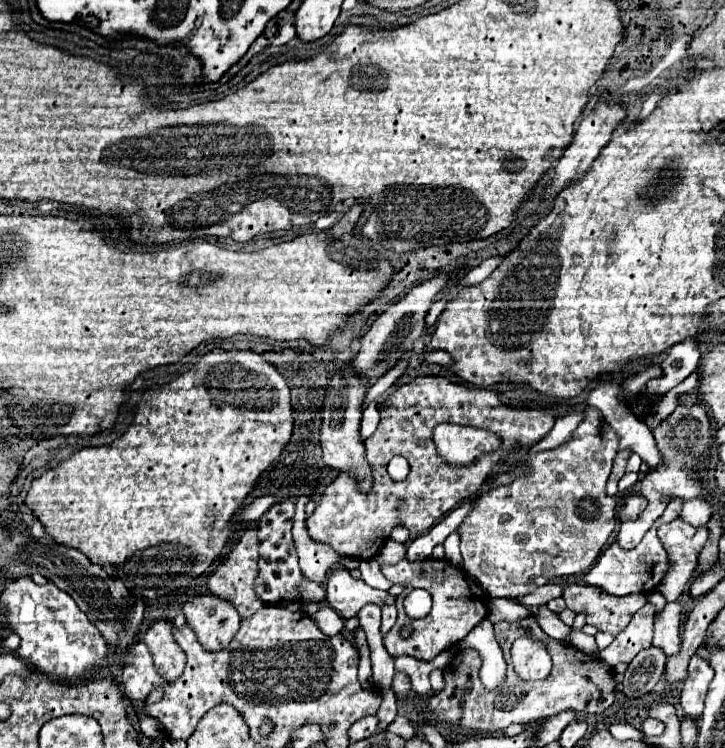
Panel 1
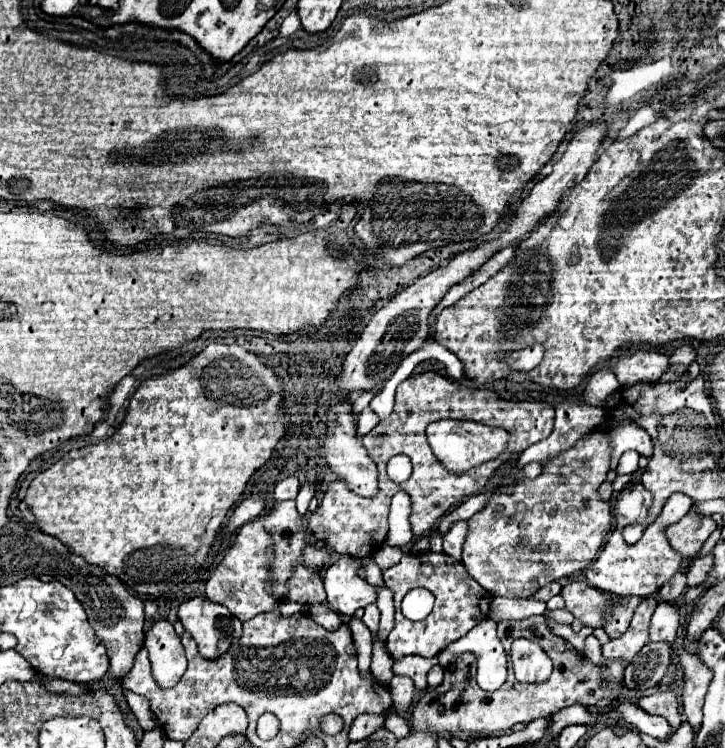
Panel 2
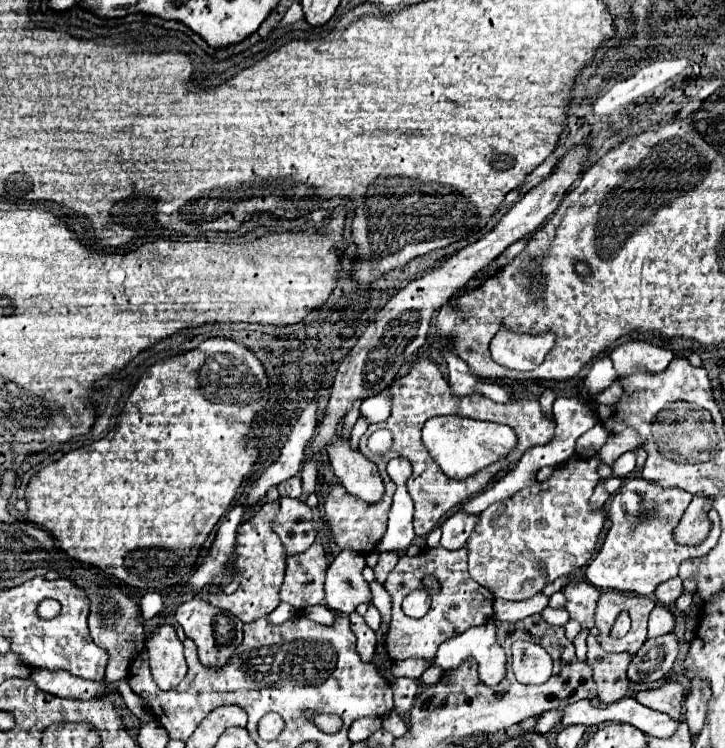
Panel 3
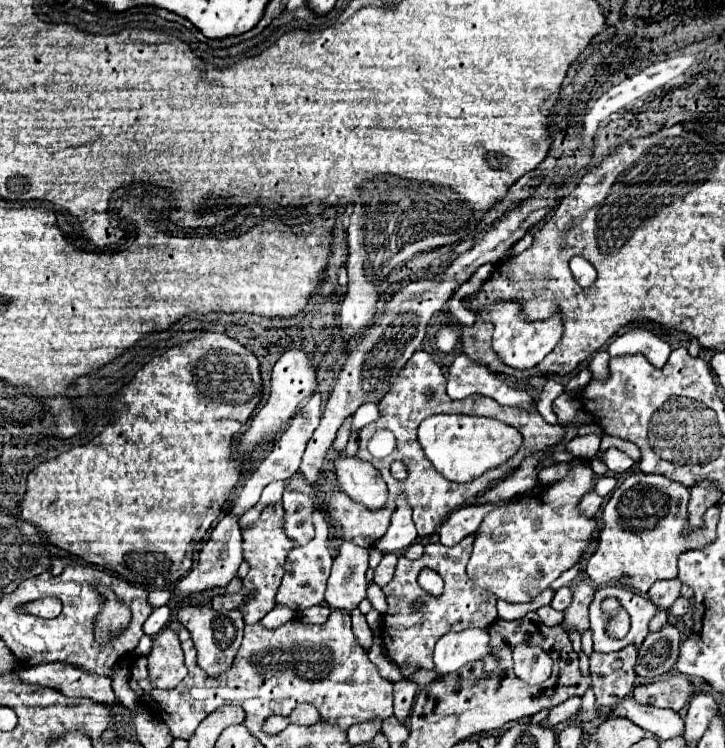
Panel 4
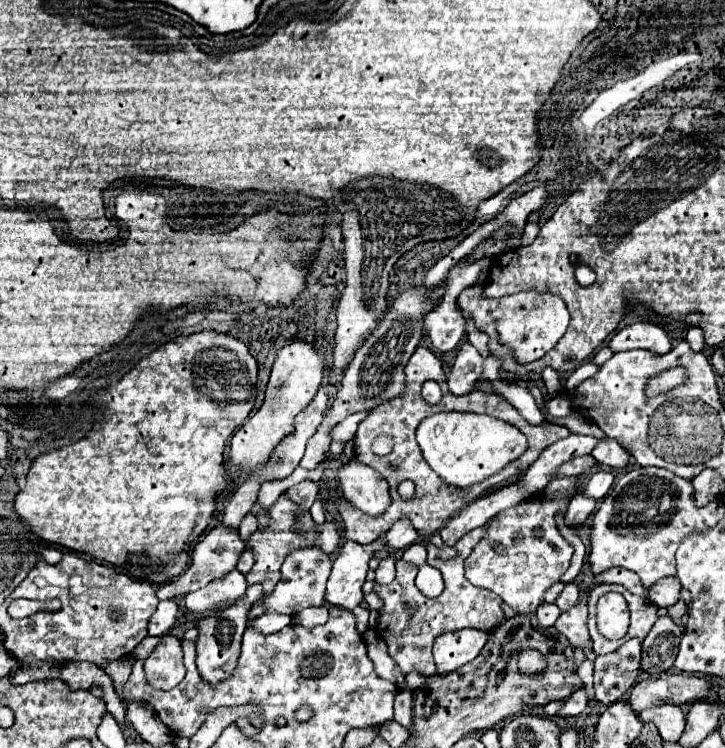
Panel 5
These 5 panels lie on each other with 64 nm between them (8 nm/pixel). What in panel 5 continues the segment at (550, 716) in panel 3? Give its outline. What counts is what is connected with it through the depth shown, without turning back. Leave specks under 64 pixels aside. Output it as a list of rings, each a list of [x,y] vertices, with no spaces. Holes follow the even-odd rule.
[[[580,688],[580,690],[576,690],[564,704],[562,704],[562,708],[560,708],[560,712],[556,714],[556,716],[560,716],[560,718],[568,718],[568,716],[578,716],[578,714],[582,714],[582,710],[588,706],[588,700],[586,700],[586,690],[584,688]]]

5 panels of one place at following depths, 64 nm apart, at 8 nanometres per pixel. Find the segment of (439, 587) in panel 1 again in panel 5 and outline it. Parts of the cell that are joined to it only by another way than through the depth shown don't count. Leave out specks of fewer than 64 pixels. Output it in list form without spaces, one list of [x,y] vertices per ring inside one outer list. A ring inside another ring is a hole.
[[[476,528],[476,530],[468,532],[454,546],[440,546],[440,548],[434,544],[426,546],[426,550],[428,550],[426,562],[442,572],[442,578],[446,584],[444,592],[436,600],[426,598],[414,586],[414,576],[416,576],[418,568],[414,564],[408,564],[402,560],[396,562],[396,578],[392,584],[386,584],[386,586],[376,584],[374,586],[374,592],[378,592],[378,596],[384,600],[384,606],[382,606],[380,618],[378,618],[378,634],[388,644],[390,656],[396,660],[396,664],[400,666],[400,670],[404,674],[408,674],[412,670],[416,670],[424,676],[436,674],[436,664],[432,658],[432,644],[434,644],[436,636],[450,632],[450,630],[462,630],[462,628],[478,628],[478,630],[490,632],[494,626],[498,626],[504,620],[504,612],[500,608],[502,600],[496,594],[492,594],[490,590],[476,588],[474,584],[470,584],[463,572],[465,559],[484,534],[486,534],[486,528]]]

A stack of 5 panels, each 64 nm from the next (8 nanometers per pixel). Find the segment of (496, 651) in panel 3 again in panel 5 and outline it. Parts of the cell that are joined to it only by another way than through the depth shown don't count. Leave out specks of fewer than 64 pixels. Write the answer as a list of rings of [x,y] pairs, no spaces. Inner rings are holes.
[[[456,630],[446,632],[434,642],[436,674],[448,674],[472,662],[484,648],[488,632],[482,630]]]

